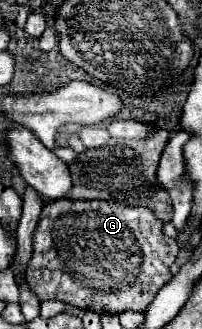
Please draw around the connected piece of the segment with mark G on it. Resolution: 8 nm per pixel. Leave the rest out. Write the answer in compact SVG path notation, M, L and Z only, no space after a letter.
M50 201L40 215L40 223L32 235L32 259L28 261L26 279L40 301L58 299L94 313L144 311L158 291L172 279L170 265L180 251L176 239L164 235L164 223L156 219L148 207L132 207L110 201Z

